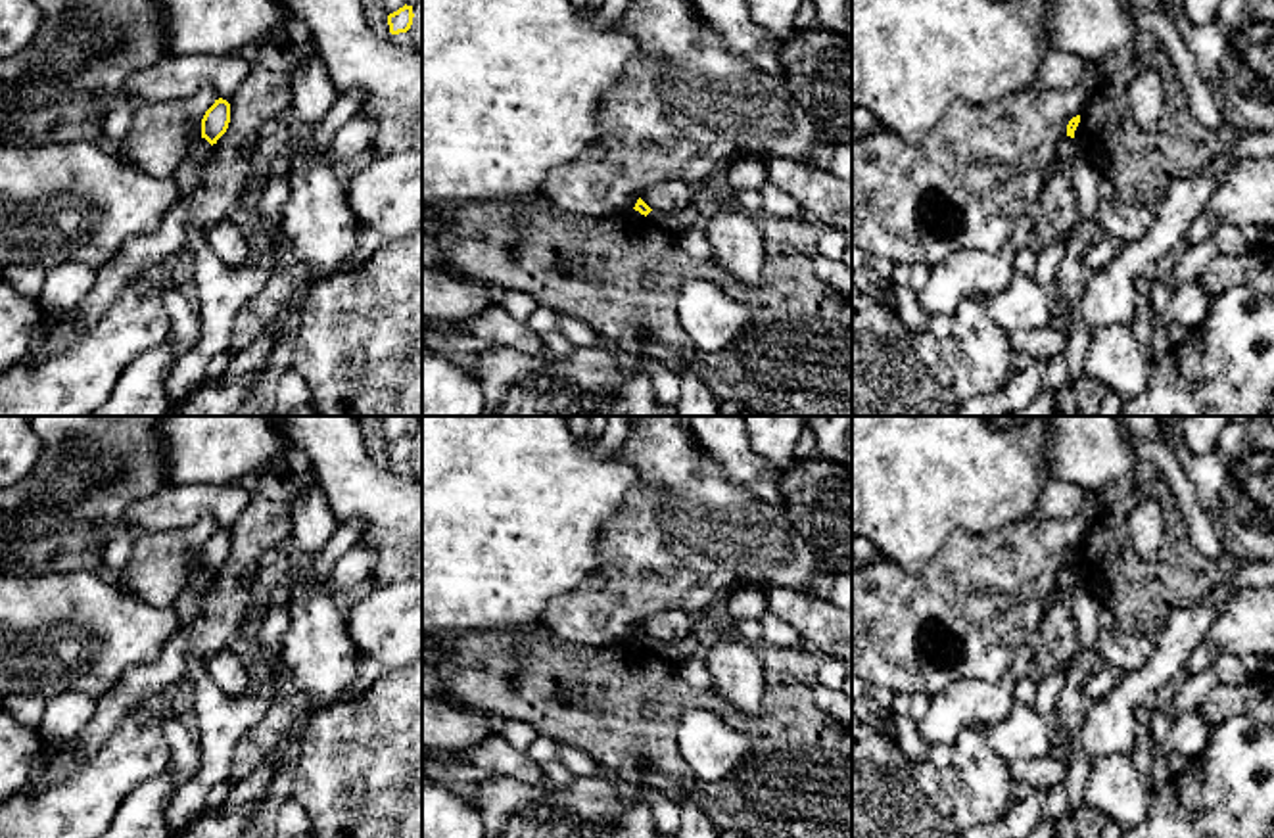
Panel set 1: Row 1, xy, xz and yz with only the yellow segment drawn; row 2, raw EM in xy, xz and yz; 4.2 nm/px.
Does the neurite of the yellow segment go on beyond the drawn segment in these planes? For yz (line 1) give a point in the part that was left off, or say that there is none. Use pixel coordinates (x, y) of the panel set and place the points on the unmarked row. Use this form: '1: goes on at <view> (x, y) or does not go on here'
1: does not go on here

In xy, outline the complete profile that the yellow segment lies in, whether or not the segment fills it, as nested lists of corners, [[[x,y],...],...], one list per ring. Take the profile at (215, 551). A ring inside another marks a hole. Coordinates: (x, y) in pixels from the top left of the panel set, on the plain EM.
[[[219,527],[201,548],[201,568],[205,568],[211,575],[217,573],[217,570],[226,562],[228,552],[230,533]]]

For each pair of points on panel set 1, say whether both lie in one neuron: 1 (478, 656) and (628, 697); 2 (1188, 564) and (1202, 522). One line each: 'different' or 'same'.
1: same
2: different

